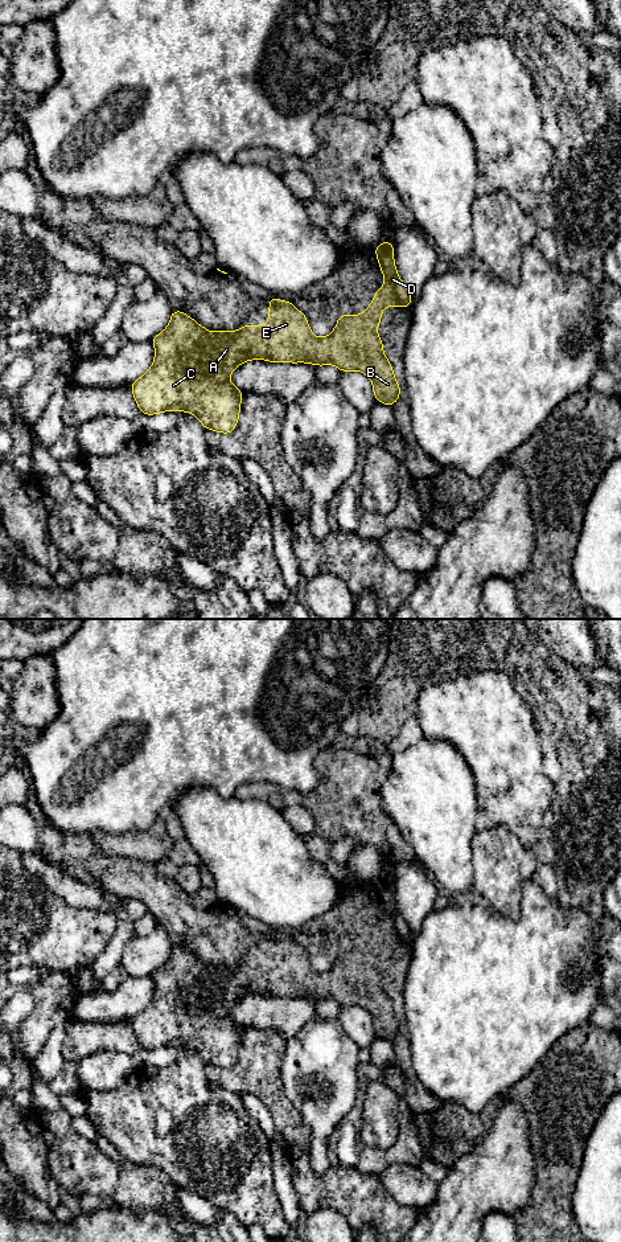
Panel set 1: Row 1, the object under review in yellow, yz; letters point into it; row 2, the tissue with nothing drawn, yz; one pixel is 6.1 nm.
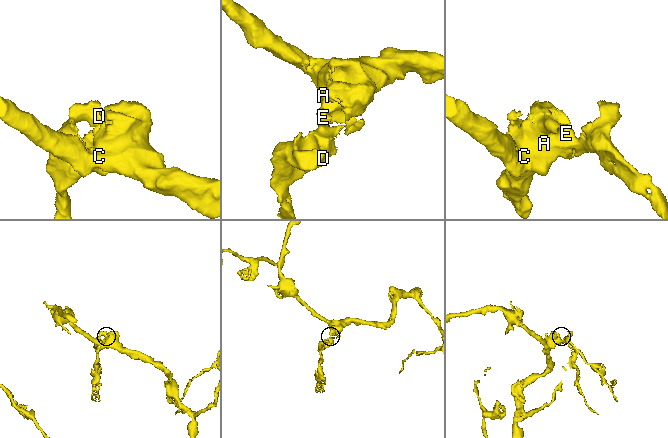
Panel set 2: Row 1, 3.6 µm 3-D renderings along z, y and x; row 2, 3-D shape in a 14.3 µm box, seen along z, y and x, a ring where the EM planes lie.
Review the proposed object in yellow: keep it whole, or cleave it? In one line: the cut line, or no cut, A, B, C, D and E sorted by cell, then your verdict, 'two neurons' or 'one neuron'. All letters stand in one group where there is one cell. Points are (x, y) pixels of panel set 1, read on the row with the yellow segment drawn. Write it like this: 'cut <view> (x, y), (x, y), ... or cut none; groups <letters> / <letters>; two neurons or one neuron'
cut none; groups A B C D E; one neuron

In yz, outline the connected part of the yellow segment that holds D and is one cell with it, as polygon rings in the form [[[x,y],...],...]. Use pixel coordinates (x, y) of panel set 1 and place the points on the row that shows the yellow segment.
[[[386,239],[374,249],[384,276],[384,286],[375,291],[371,304],[362,315],[338,315],[338,321],[329,336],[316,337],[305,313],[300,312],[292,302],[276,298],[268,299],[267,324],[244,324],[238,331],[209,332],[185,312],[172,311],[168,327],[152,339],[155,345],[152,366],[129,385],[139,410],[147,415],[164,411],[190,413],[206,430],[230,434],[238,423],[243,397],[243,392],[230,382],[230,374],[240,364],[251,360],[334,365],[341,372],[358,370],[371,380],[375,399],[394,406],[400,397],[400,385],[383,353],[383,343],[377,328],[384,307],[410,307],[412,299],[396,271],[392,243]]]

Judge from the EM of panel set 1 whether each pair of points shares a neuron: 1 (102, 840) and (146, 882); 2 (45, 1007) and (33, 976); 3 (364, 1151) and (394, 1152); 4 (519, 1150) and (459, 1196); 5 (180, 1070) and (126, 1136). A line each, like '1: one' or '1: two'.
1: two
2: two
3: one
4: one
5: one

